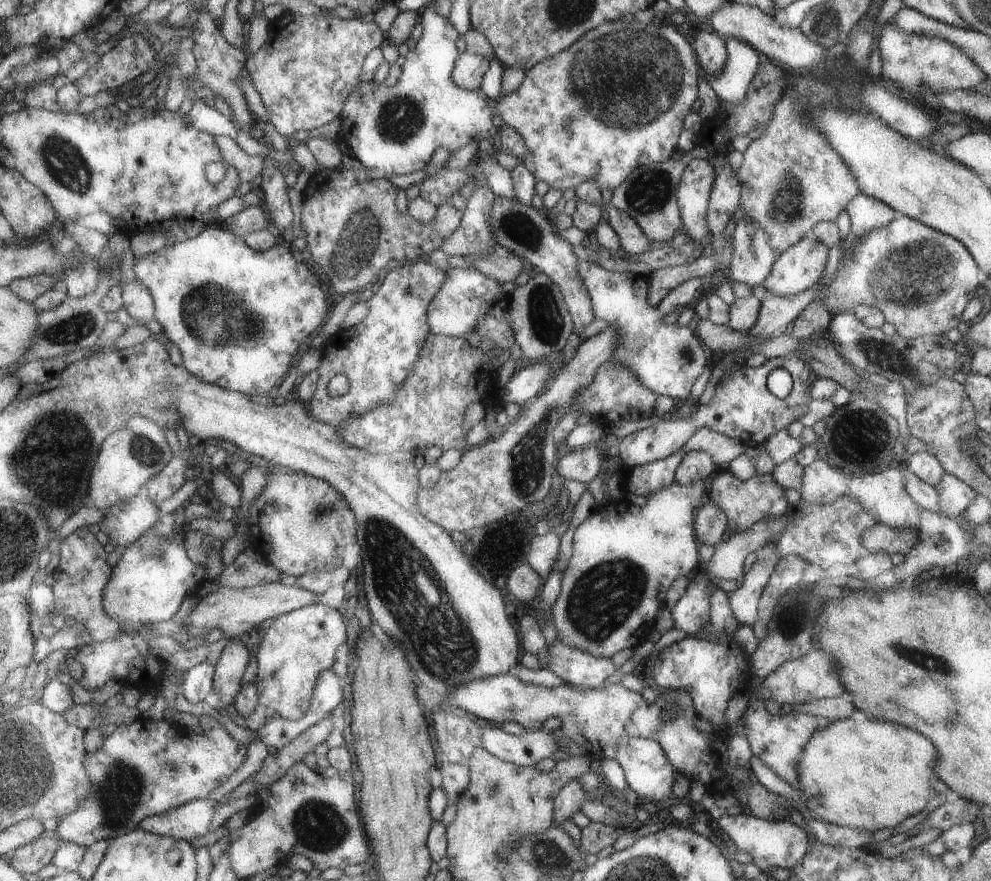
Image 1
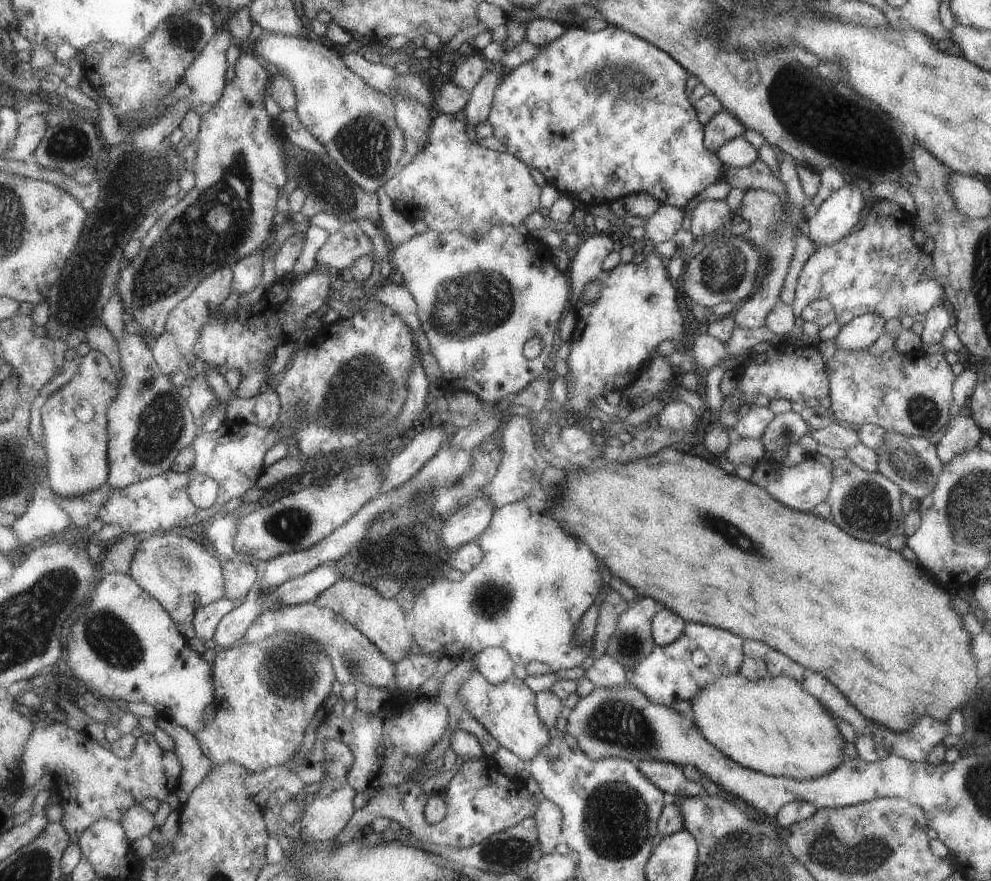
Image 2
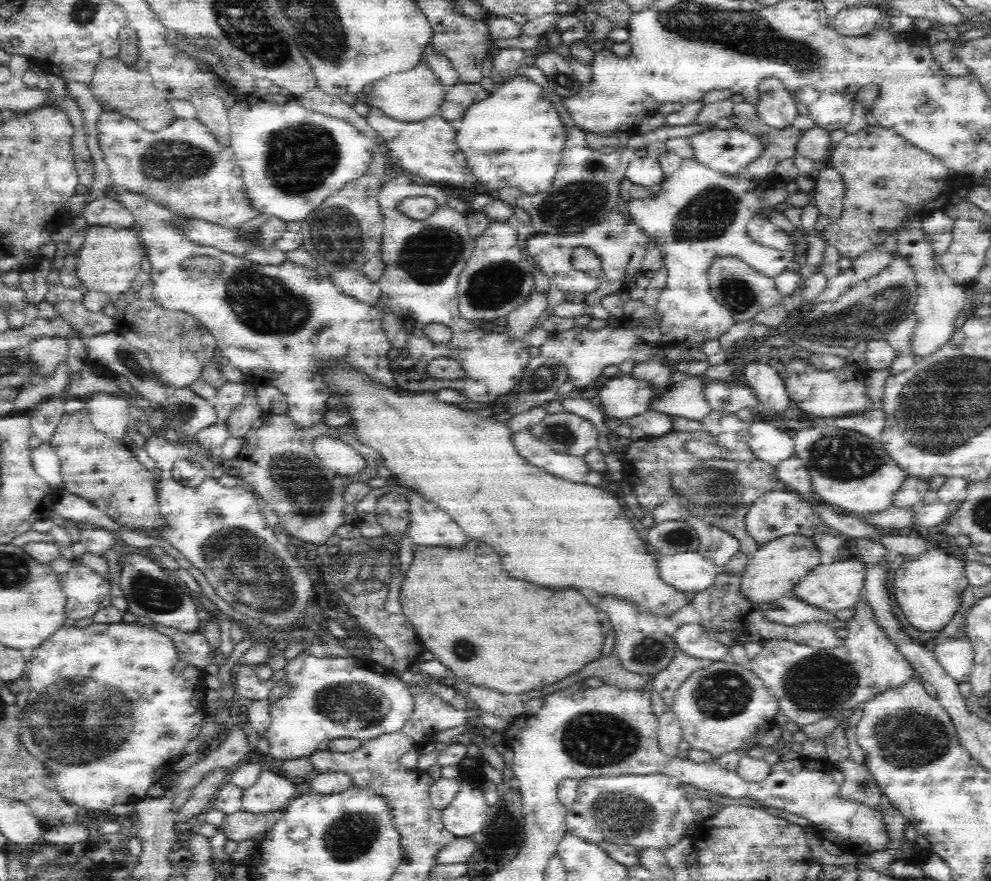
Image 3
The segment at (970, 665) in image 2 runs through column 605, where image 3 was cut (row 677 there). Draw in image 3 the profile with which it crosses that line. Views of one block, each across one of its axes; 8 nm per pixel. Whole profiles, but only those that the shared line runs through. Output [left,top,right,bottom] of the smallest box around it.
[400,540,606,694]

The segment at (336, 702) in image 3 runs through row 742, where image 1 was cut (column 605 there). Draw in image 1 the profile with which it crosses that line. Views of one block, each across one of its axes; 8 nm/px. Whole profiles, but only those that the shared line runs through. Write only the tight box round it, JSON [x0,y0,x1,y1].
[577,260,711,404]

